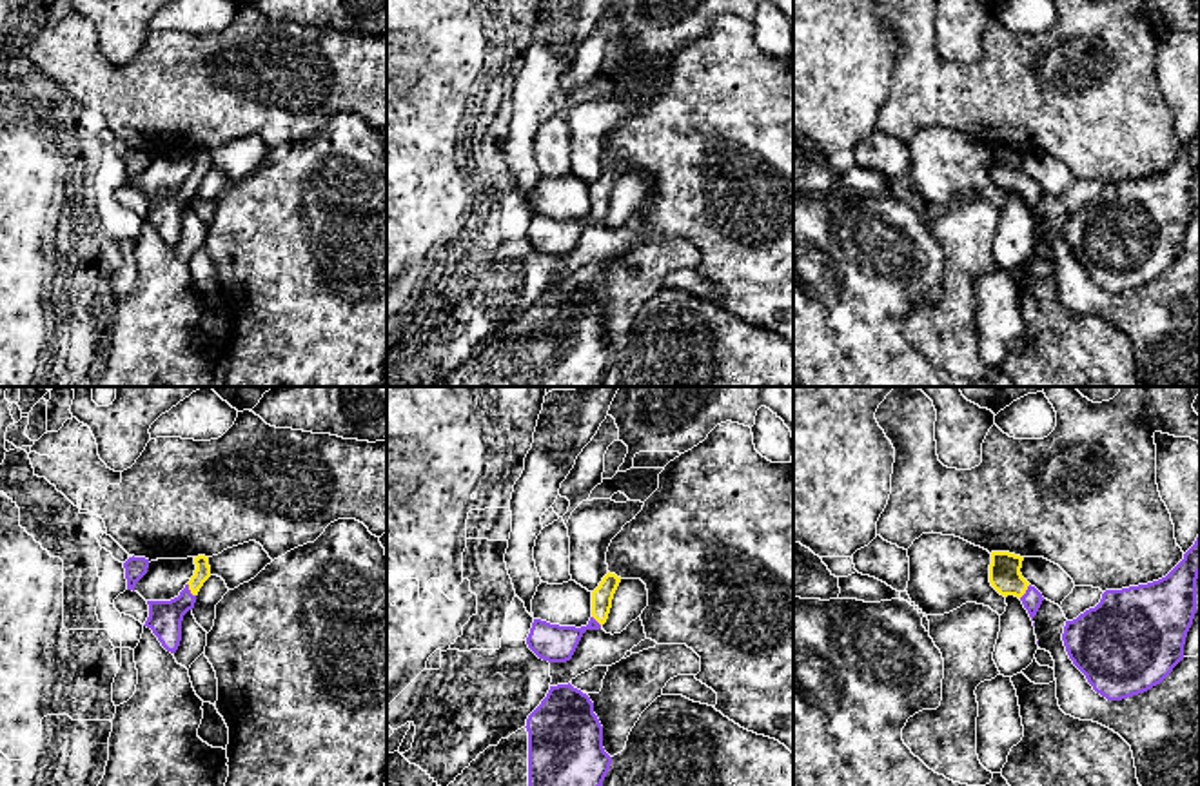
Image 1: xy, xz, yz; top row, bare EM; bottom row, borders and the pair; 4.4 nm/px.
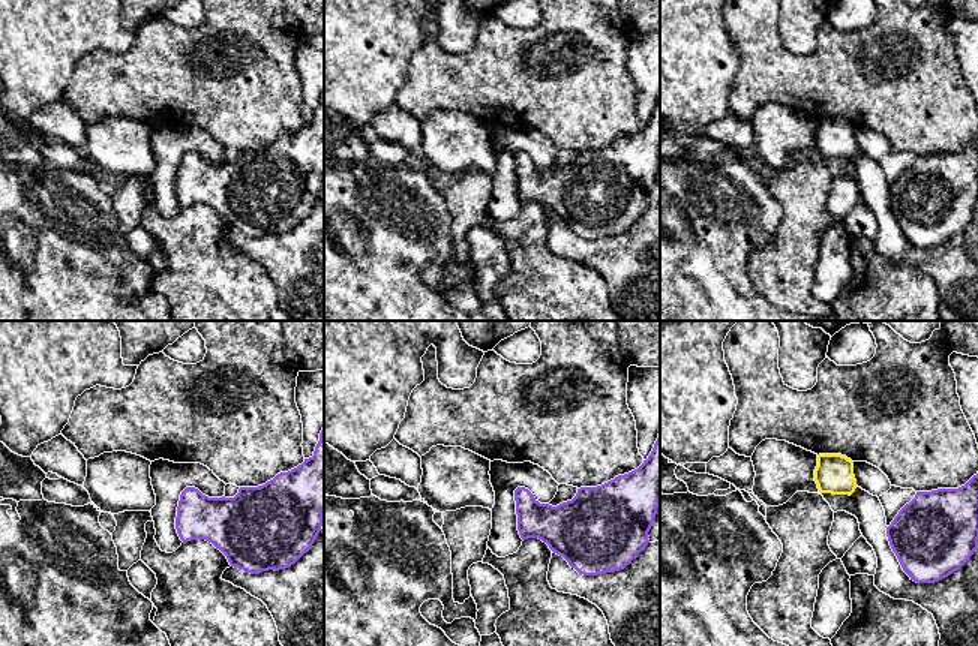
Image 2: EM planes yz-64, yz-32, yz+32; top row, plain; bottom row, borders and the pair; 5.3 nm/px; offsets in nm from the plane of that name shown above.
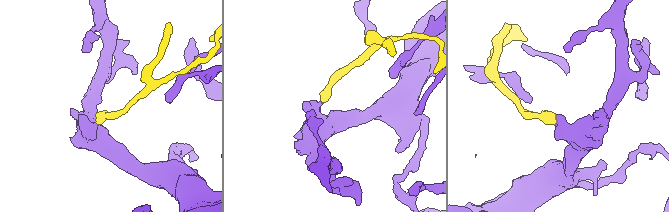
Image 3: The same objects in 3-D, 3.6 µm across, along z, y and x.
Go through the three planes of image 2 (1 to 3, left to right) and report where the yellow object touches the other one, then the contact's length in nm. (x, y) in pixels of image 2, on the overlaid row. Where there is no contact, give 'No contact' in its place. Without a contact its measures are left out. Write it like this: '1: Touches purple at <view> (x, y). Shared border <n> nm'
1: No contact
2: No contact
3: No contact

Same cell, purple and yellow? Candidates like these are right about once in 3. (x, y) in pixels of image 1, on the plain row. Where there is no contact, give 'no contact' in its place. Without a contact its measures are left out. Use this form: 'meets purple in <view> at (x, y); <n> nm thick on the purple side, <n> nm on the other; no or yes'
meets purple in xy at (189, 184); 150 nm thick on the purple side, 70 nm on the other; yes

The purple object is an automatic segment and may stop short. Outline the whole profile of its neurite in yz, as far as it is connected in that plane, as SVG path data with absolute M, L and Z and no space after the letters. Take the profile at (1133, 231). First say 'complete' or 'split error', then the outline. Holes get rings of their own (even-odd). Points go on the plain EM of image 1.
complete; M1200 127L1166 171L1106 183L1095 201L1066 214L1066 245L1097 287L1107 294L1144 287L1184 252L1198 167Z

